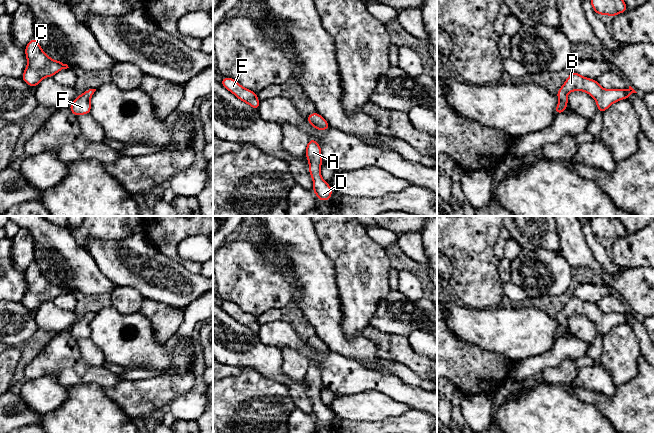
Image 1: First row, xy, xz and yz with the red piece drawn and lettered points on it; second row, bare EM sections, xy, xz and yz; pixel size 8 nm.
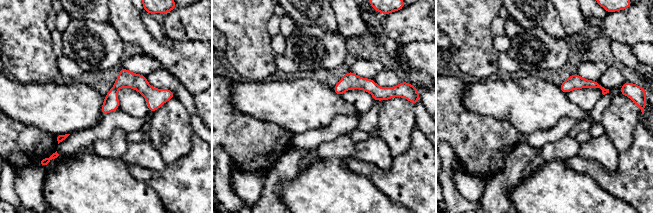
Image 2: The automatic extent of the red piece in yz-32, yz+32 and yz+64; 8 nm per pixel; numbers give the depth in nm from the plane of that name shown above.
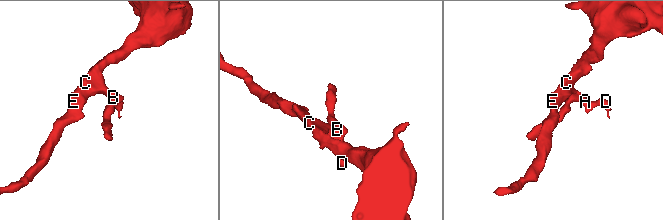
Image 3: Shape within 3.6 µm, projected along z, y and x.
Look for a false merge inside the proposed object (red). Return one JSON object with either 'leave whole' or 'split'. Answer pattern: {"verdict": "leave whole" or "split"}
{"verdict": "leave whole"}

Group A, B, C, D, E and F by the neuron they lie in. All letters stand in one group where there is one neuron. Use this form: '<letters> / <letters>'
A B C D E F

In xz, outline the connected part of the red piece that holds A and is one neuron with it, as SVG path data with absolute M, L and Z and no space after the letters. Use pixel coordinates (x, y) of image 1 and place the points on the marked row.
M309 139L306 147L306 158L309 162L309 174L313 179L313 191L320 201L331 199L331 186L325 182L320 174L322 165L321 148L316 140Z

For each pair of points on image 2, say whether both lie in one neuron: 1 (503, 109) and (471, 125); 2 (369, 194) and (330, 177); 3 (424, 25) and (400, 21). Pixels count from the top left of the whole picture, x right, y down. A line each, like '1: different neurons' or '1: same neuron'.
1: different neurons
2: same neuron
3: same neuron

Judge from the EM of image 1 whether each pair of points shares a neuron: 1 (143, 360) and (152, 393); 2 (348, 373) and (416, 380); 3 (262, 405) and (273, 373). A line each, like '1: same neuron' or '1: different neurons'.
1: different neurons
2: different neurons
3: different neurons

